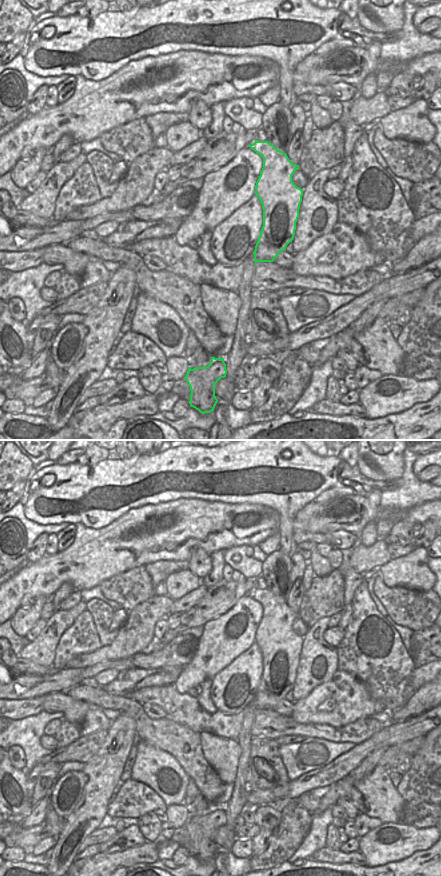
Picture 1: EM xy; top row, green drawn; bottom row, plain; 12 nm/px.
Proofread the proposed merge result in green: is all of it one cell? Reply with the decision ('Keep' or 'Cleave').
Keep

